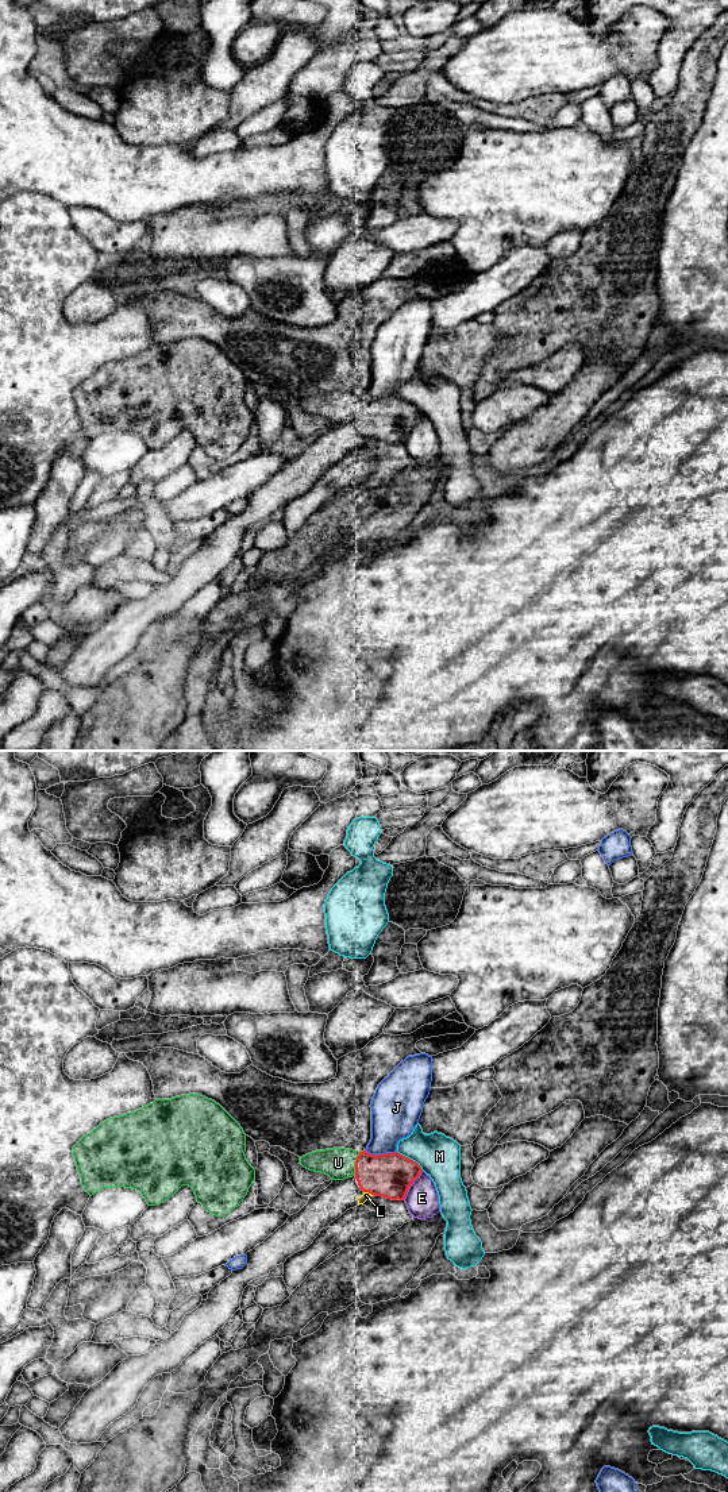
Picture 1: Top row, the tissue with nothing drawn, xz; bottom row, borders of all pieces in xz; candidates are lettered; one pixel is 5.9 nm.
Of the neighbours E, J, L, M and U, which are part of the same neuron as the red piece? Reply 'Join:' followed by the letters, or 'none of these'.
Join: U

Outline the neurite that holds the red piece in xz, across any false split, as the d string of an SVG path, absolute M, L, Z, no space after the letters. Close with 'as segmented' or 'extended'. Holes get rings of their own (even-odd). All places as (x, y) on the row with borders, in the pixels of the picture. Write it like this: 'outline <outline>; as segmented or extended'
outline M344 1148L316 1150L300 1157L300 1164L332 1180L355 1177L359 1188L374 1196L404 1200L409 1187L423 1172L421 1167L400 1154L370 1154Z; extended

